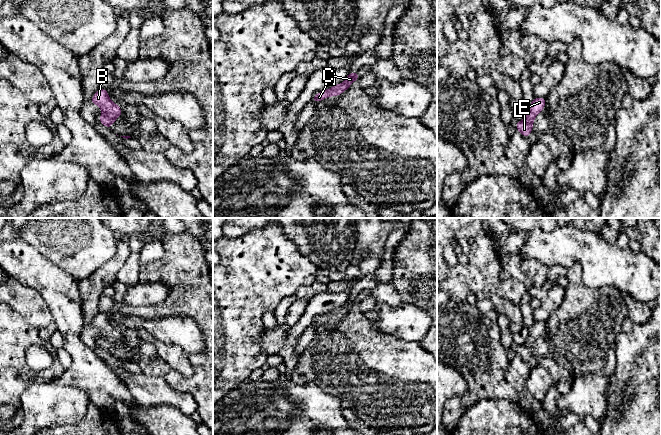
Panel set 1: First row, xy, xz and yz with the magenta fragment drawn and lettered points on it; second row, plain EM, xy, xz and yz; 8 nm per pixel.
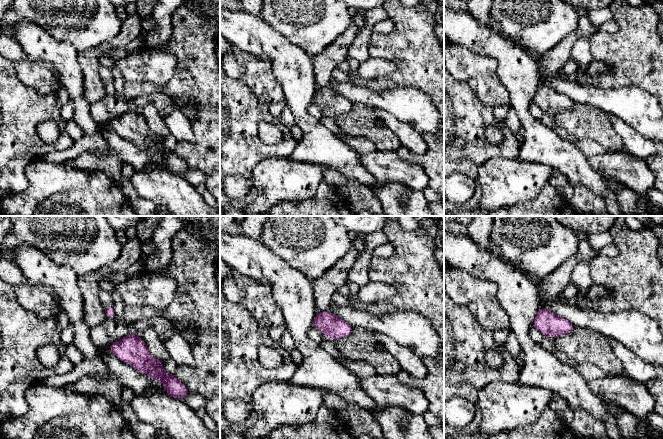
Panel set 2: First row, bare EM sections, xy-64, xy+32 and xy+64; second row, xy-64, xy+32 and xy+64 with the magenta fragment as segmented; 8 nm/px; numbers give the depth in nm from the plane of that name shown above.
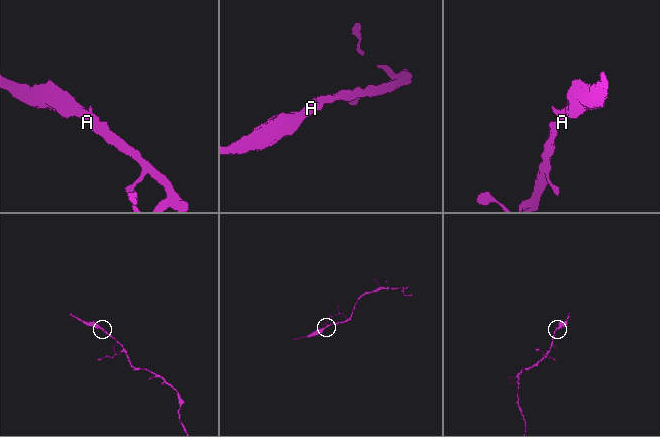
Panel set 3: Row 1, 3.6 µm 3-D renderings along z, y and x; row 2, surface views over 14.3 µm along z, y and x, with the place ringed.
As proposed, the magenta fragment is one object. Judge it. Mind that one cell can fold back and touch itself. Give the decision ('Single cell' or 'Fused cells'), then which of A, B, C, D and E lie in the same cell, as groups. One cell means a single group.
Single cell. Groups: A B C D E

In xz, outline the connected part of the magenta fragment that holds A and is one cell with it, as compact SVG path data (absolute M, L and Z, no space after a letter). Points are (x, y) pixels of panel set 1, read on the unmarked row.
M350 296L345 305L341 308L337 308L332 312L326 313L321 317L317 317L313 320L312 324L317 328L319 325L327 321L341 319L346 313L348 313L352 306L359 304L360 300L357 296Z

